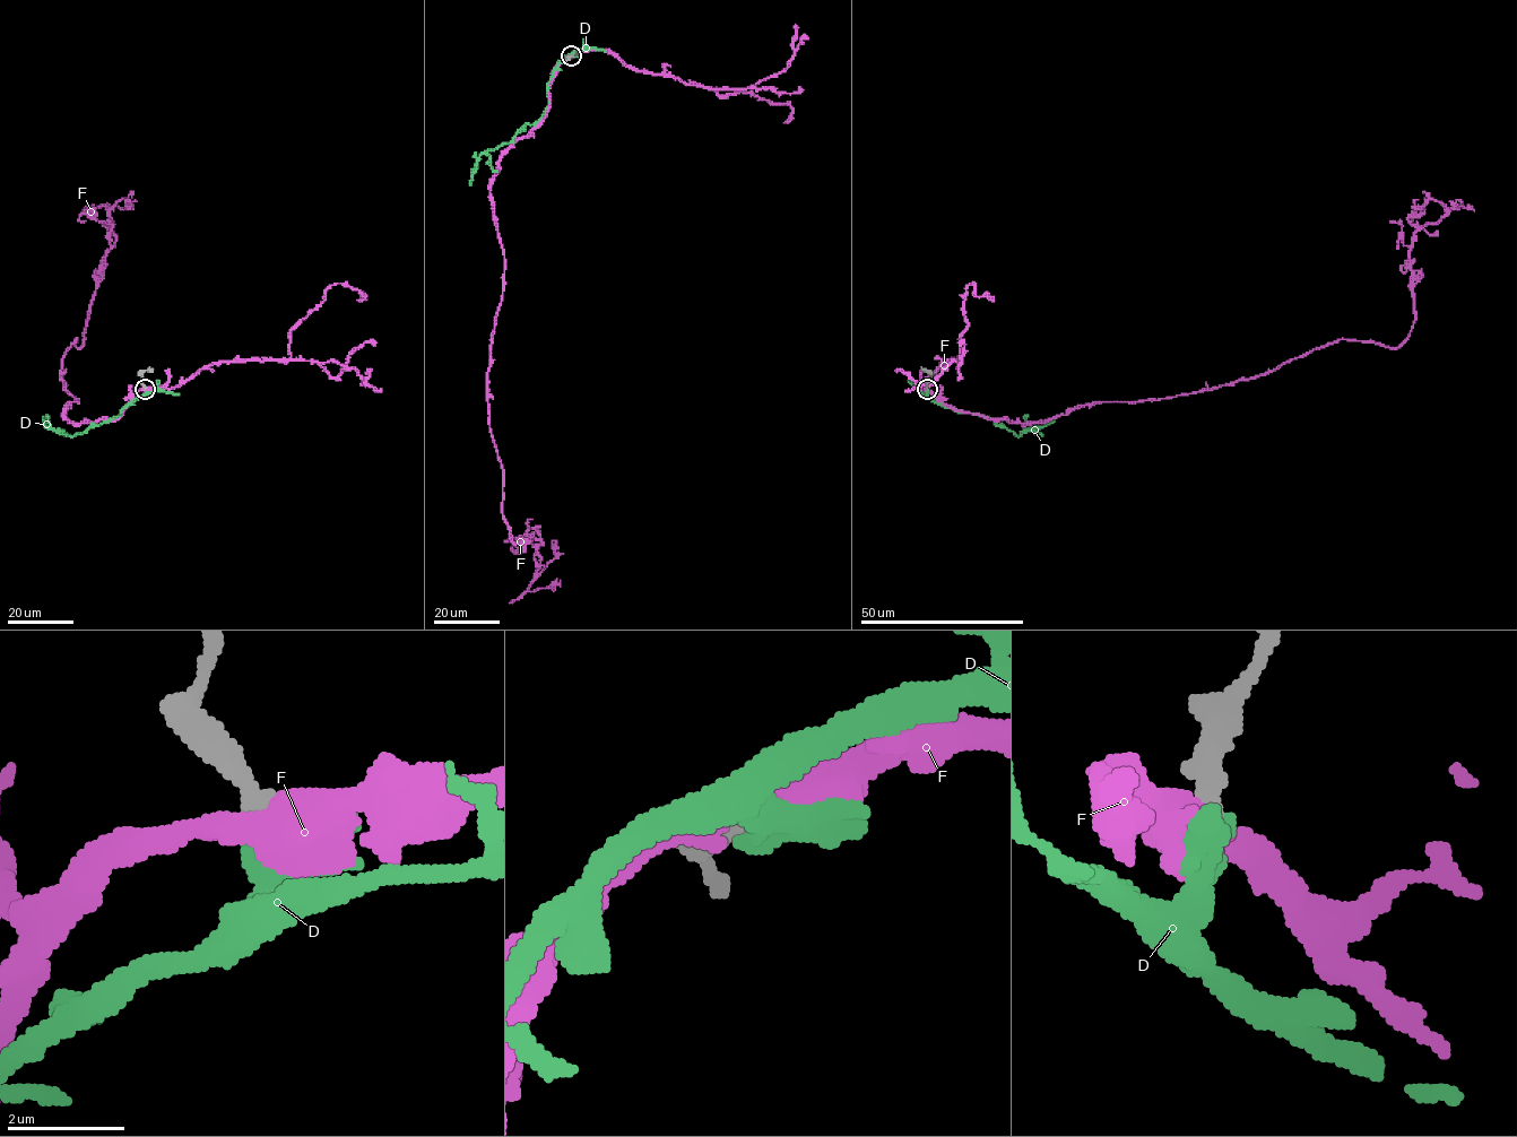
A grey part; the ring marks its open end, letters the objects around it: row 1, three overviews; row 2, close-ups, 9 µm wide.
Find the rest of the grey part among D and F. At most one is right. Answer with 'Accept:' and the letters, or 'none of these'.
Accept: none of these

